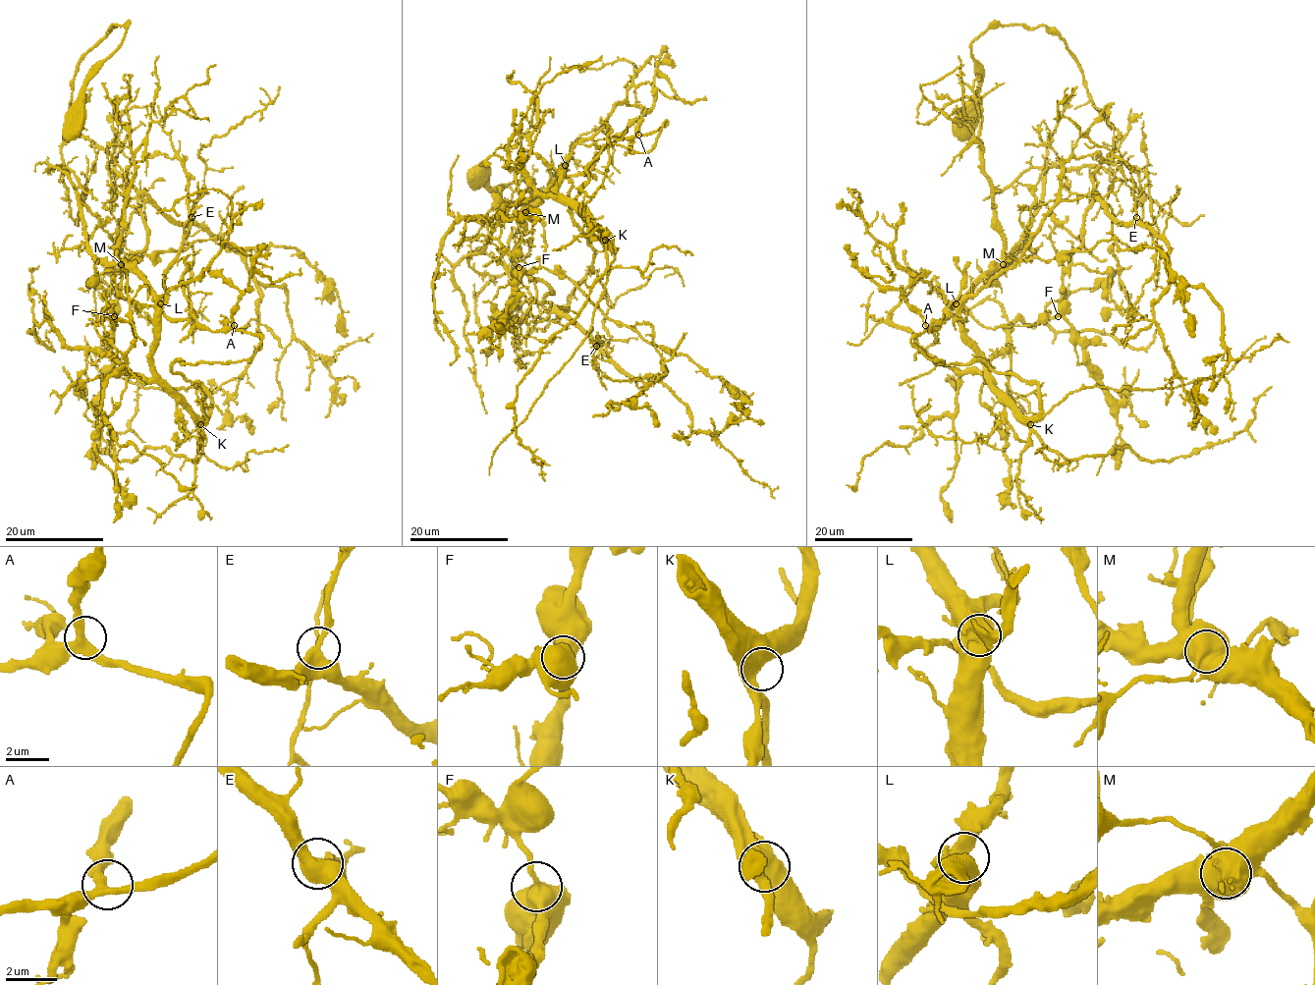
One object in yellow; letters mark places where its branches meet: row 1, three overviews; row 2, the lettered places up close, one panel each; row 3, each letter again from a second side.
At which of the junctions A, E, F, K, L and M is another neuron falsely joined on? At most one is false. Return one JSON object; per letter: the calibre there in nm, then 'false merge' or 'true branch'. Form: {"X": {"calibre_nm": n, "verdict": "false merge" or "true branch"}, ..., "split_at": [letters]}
{"A": {"calibre_nm": 360, "verdict": "true branch"}, "E": {"calibre_nm": 500, "verdict": "true branch"}, "F": {"calibre_nm": 480, "verdict": "true branch"}, "K": {"calibre_nm": 600, "verdict": "true branch"}, "L": {"calibre_nm": 700, "verdict": "true branch"}, "M": {"calibre_nm": 850, "verdict": "false merge"}, "split_at": ["M"]}

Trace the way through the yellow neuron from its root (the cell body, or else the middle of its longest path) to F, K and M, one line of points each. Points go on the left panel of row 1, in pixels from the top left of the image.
F: (79, 121), (85, 82), (124, 26), (81, 61), (71, 97), (71, 125), (137, 191), (146, 230), (114, 316)
K: (79, 121), (124, 26), (81, 61), (71, 125), (137, 191), (124, 268), (200, 424)
M: (79, 121), (85, 82), (124, 26), (81, 61), (71, 97), (71, 125), (137, 191), (147, 245), (122, 264)

